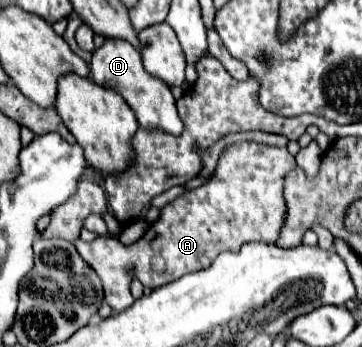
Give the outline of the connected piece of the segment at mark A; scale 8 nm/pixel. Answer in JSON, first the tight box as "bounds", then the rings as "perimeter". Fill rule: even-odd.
{"bounds":[74,143,296,311],"perimeter":[[[260,143],[232,145],[220,157],[218,167],[216,167],[216,175],[206,185],[202,185],[198,189],[192,189],[186,195],[168,203],[162,209],[160,219],[156,223],[152,223],[146,229],[144,237],[140,241],[136,241],[134,245],[126,247],[118,238],[107,236],[99,236],[92,243],[86,243],[86,241],[78,239],[74,245],[76,245],[78,253],[82,255],[82,259],[86,259],[88,265],[92,265],[92,269],[98,273],[104,290],[104,301],[114,311],[124,311],[134,303],[132,295],[127,292],[125,275],[128,279],[136,277],[145,287],[153,290],[180,279],[186,273],[206,269],[208,265],[212,265],[216,255],[220,255],[222,251],[238,251],[248,241],[276,243],[276,239],[280,237],[280,229],[284,225],[284,219],[286,219],[284,175],[292,167],[296,167],[296,161],[288,153],[288,149],[278,149],[278,147],[260,145]]]}

